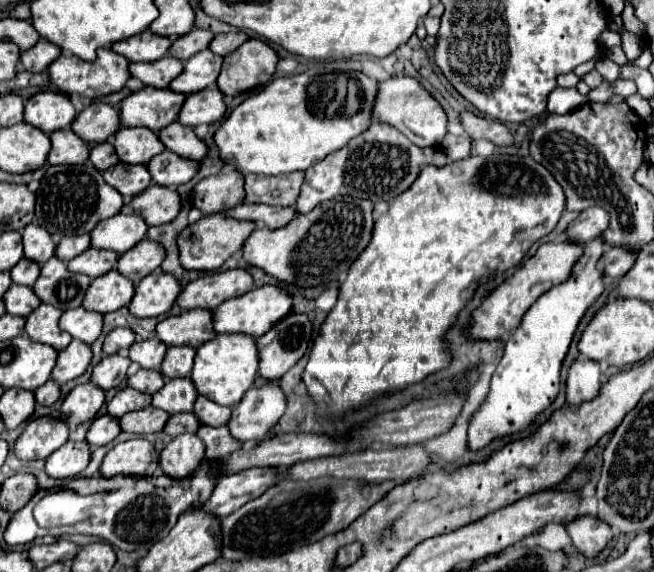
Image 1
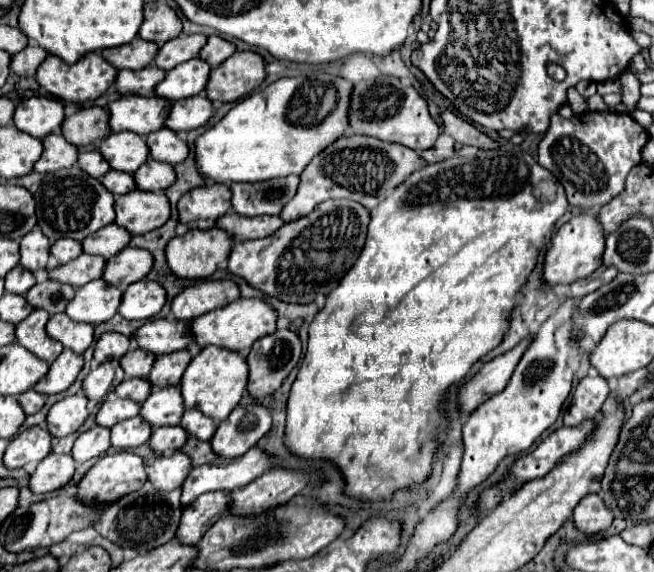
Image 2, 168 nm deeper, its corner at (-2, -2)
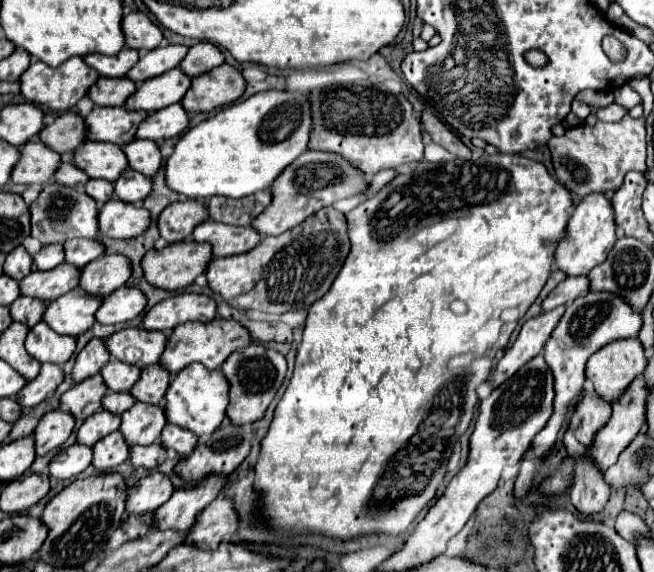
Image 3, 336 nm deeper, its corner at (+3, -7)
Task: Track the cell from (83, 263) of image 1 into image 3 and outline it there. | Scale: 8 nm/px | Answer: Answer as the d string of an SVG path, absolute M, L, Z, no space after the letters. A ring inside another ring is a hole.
M63 262L61 266L49 272L33 270L29 276L25 276L19 282L19 290L21 290L21 296L31 296L43 302L51 302L61 294L67 294L69 290L73 290L77 282L79 282L79 268Z

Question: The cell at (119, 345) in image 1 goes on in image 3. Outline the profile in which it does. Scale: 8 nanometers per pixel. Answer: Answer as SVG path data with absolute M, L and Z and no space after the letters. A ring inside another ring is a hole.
M93 338L77 356L75 360L75 366L71 370L71 378L73 378L73 384L97 374L107 362L109 362L109 354L107 354L107 348L105 348L105 342L101 338Z

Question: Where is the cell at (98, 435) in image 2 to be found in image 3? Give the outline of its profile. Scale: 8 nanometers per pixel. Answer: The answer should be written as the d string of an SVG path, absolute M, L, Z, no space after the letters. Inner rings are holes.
M73 444L65 450L59 450L53 456L49 464L49 476L57 480L73 480L91 464L91 458L93 458L93 450L89 446Z

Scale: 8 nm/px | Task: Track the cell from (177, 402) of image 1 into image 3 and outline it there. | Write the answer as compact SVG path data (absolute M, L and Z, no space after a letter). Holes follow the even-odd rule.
M135 402L127 412L123 412L119 432L125 436L125 442L129 446L135 444L149 446L159 440L161 428L165 424L167 424L165 412L159 406Z

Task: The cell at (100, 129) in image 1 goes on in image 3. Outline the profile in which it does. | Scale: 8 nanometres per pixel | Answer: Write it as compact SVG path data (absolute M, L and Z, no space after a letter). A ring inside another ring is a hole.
M63 112L39 132L39 138L45 146L59 154L73 152L85 140L83 118L75 112Z

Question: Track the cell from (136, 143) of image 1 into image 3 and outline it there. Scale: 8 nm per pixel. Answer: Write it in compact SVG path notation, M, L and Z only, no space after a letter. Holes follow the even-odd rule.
M89 140L73 152L71 162L85 170L89 178L103 178L109 182L115 182L115 178L119 178L119 174L127 168L127 158L119 146Z

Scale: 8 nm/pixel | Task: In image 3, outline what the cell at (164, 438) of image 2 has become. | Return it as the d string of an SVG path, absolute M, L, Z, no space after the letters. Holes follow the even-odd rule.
M151 444L151 446L133 446L129 460L135 468L155 468L165 460L165 448L161 444Z

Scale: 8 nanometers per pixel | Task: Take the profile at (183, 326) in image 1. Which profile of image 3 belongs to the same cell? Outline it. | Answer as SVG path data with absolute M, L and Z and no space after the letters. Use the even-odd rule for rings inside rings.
M125 328L111 334L105 340L105 346L115 360L145 368L159 362L165 350L165 342L167 342L167 336L163 332Z

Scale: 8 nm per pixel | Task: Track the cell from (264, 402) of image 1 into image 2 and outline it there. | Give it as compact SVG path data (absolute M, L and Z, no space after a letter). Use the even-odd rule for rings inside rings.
M252 403L252 405L238 405L226 421L222 421L218 425L216 435L212 437L212 449L222 455L222 457L240 457L244 455L252 445L256 445L272 427L272 415L270 415L270 407L262 405L262 403Z

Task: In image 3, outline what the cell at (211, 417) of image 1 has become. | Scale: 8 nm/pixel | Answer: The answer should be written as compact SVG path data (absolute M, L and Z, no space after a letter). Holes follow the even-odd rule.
M167 424L167 426L161 430L159 444L165 446L167 450L173 448L179 456L189 456L189 454L195 450L195 446L197 446L197 436L191 434L189 430L183 430L183 428L179 428L179 426Z

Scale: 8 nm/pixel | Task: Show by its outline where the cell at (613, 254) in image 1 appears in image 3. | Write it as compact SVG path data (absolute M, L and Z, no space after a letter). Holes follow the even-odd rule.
M569 276L561 284L557 284L549 296L541 302L541 310L551 310L559 304L571 304L579 294L589 292L589 280L585 276Z

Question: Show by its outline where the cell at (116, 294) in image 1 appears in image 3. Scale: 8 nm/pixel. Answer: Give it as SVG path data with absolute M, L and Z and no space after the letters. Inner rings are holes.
M75 288L49 302L41 320L45 320L45 324L57 334L79 336L95 324L95 312L99 306L101 298L93 298L81 288Z

